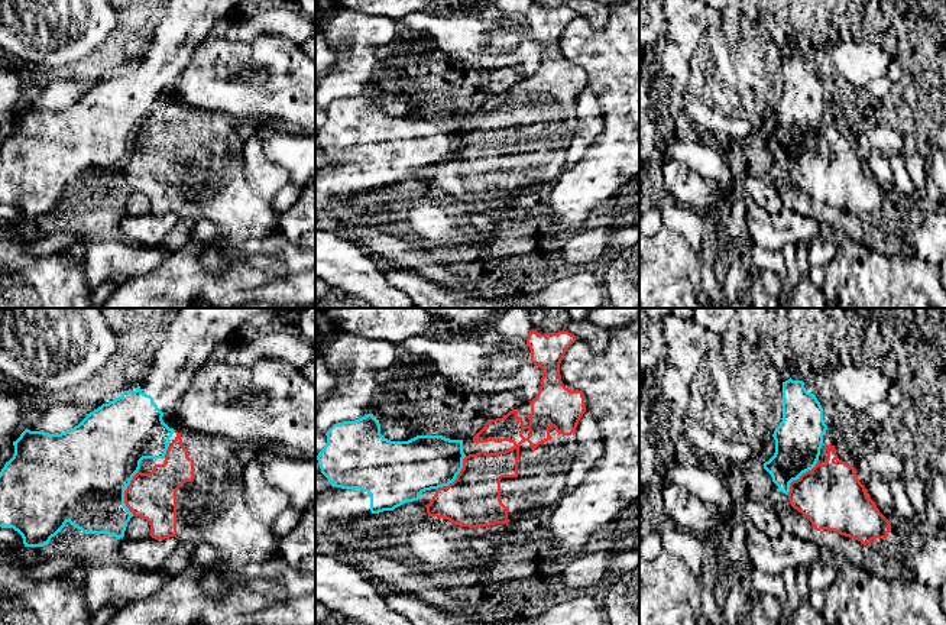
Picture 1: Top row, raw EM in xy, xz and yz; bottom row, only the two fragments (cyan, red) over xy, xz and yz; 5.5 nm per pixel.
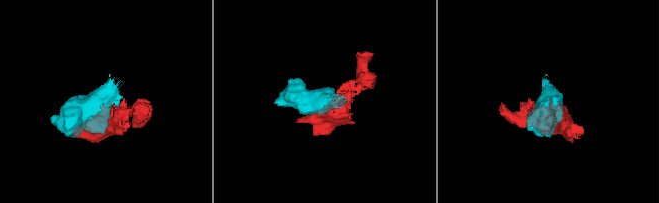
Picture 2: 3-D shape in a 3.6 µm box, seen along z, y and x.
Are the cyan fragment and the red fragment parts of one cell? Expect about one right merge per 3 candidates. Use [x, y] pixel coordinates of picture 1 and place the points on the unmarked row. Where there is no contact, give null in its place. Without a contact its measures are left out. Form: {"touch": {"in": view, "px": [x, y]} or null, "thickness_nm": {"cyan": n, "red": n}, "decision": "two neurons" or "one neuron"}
{"touch": {"in": "xy", "px": [123, 169]}, "thickness_nm": {"cyan": 500, "red": 260}, "decision": "two neurons"}

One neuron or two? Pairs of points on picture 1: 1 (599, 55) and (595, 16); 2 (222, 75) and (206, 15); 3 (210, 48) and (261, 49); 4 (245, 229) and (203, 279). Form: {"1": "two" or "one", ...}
{"1": "two", "2": "two", "3": "one", "4": "two"}

